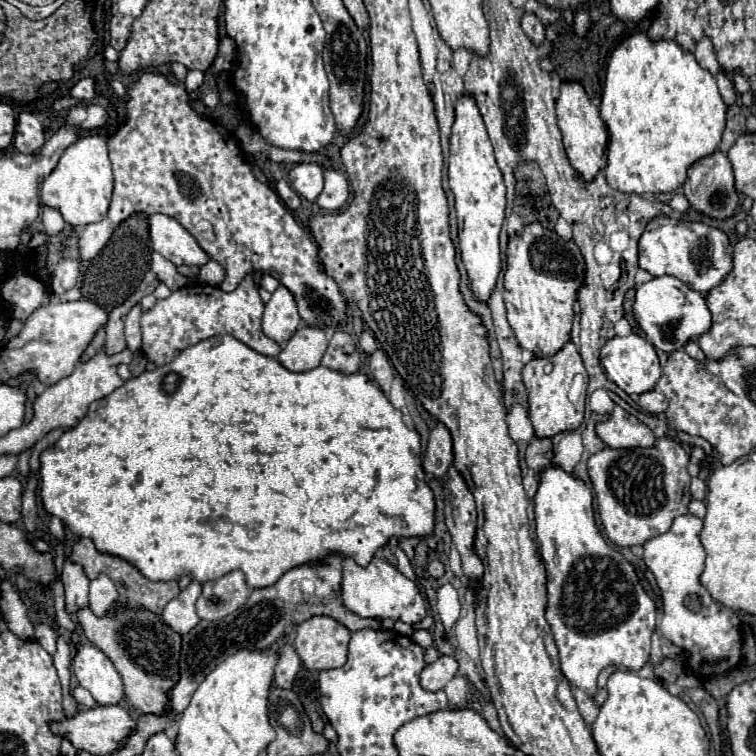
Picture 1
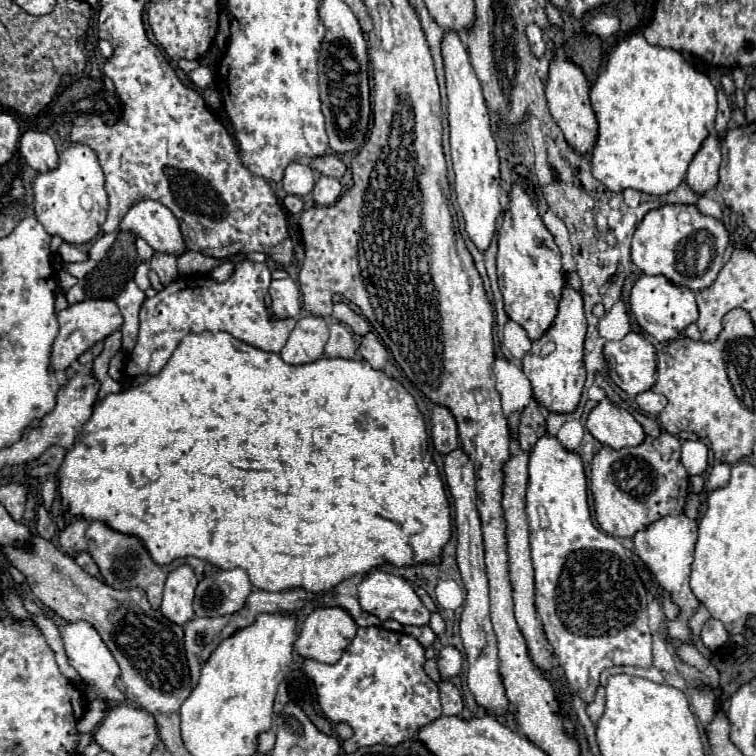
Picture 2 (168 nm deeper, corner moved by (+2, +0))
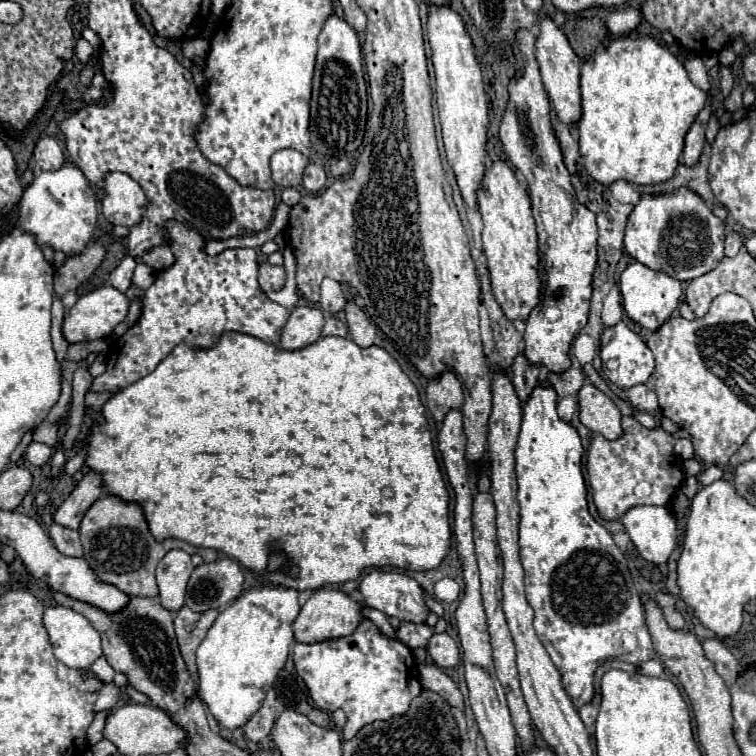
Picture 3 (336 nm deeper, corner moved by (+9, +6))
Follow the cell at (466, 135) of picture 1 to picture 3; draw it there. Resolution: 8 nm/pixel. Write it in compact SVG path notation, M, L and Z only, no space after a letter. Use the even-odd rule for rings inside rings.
M431 6L427 36L431 46L431 60L435 66L435 92L437 92L437 110L443 130L443 144L447 162L455 172L461 196L465 204L477 208L477 190L481 188L485 176L485 148L487 148L487 130L489 112L481 70L475 60L473 44L465 32L461 16L457 16L449 6Z

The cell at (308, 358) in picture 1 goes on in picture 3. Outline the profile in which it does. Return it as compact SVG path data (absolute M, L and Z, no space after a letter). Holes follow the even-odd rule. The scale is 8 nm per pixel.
M297 306L281 332L283 350L301 350L321 338L323 314L315 306Z

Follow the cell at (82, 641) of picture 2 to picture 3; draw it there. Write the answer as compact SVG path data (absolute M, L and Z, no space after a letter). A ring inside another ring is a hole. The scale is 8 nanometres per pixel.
M65 606L45 608L45 628L59 662L69 668L87 668L101 654L101 636L91 622Z

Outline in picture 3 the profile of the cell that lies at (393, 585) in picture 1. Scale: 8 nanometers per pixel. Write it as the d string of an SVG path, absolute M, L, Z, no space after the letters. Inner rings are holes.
M371 570L367 576L363 576L359 592L363 594L363 602L367 606L383 612L385 616L395 616L405 622L425 622L427 618L427 610L421 614L411 614L399 608L401 594L411 594L417 604L425 606L421 586L405 574L389 570Z

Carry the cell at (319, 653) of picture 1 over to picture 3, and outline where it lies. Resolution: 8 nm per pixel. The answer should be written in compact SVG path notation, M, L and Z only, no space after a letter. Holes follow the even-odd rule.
M331 588L315 590L293 622L295 640L301 644L319 644L319 642L327 642L327 640L345 638L345 636L353 634L353 630L363 620L359 610L361 610L361 604L353 602L347 594L343 594L339 590L331 590Z

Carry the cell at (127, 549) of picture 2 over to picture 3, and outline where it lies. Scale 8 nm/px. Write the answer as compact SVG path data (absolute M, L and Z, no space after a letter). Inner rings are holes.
M101 496L85 514L85 520L81 520L79 526L81 544L85 548L85 560L95 572L95 576L105 582L113 584L119 590L123 590L129 596L157 596L157 584L155 584L155 568L159 560L173 548L187 550L189 554L197 554L205 562L213 562L217 558L215 550L209 548L195 548L181 540L167 540L157 542L151 536L151 548L149 548L149 528L143 518L143 510L139 504L127 504L115 496Z

